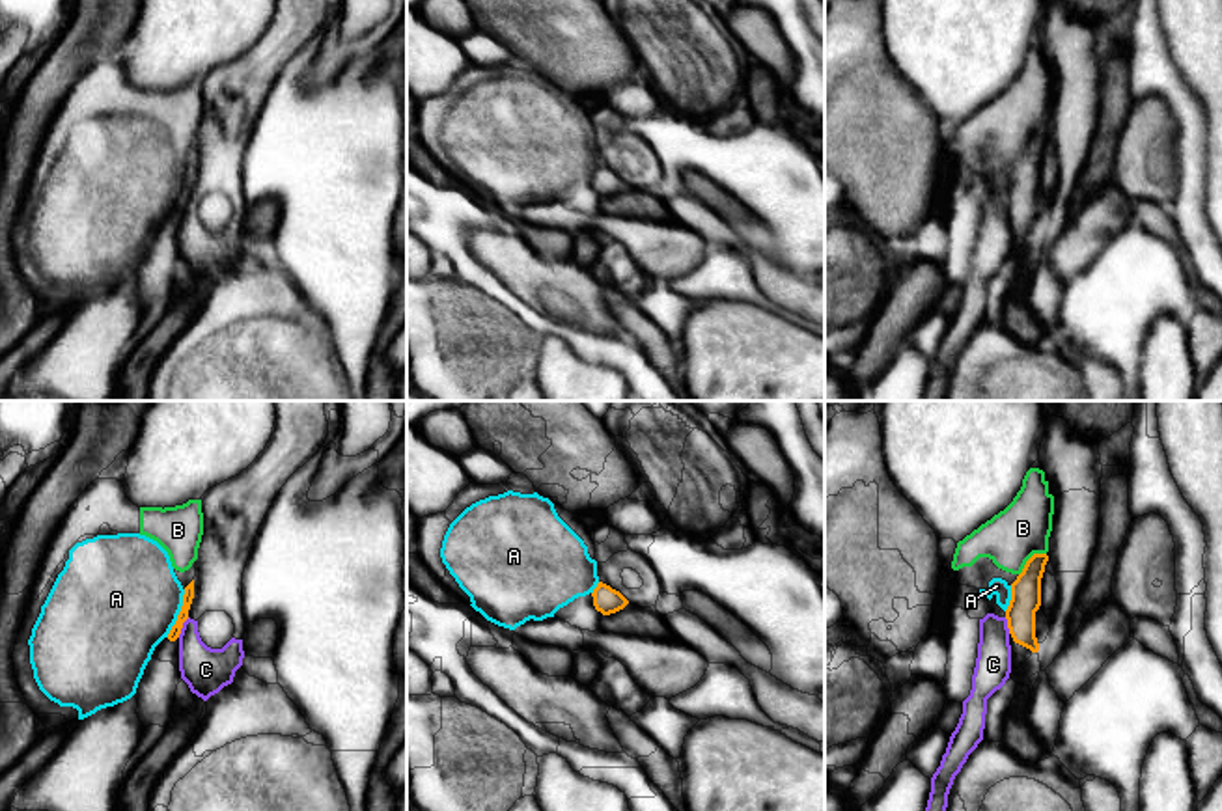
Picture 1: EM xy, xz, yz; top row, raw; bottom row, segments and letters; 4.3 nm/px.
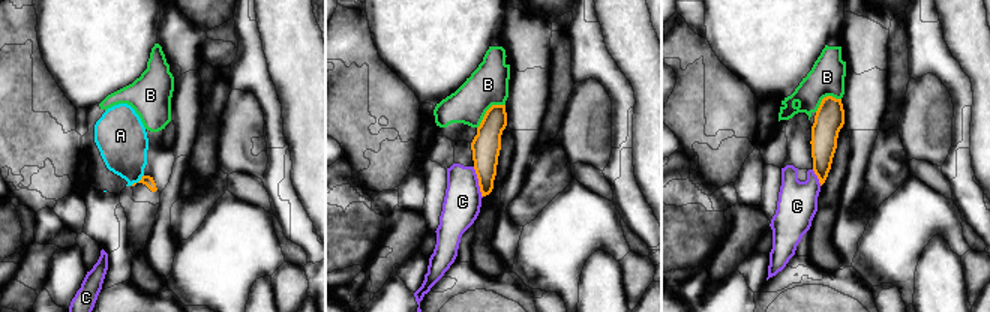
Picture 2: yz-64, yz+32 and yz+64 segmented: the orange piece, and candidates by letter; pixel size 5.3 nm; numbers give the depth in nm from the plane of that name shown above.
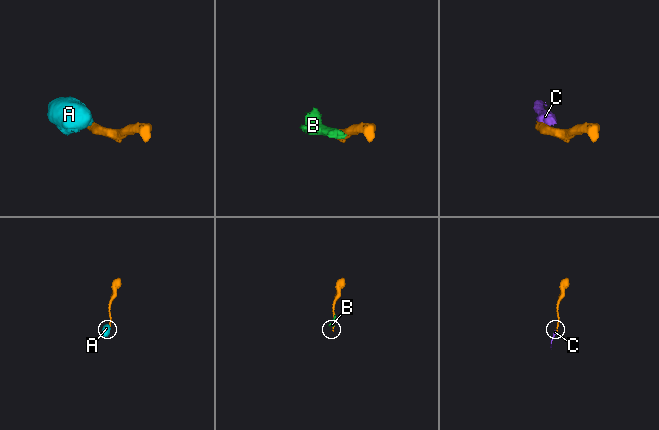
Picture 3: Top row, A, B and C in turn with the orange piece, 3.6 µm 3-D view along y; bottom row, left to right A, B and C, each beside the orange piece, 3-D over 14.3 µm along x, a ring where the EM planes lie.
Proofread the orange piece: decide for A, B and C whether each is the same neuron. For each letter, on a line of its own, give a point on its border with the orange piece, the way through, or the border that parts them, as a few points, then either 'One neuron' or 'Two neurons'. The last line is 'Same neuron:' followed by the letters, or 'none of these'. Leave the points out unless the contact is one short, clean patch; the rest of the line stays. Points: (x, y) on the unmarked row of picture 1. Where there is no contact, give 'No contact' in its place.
A: Touches orange at xy (180, 196). Boundary: xy (185, 172), (181, 192), (166, 219). Two neurons
B: Touches orange at yz (1028, 142). Two neurons
C: Touches orange at xy (181, 209). Boundary: xy (189, 200), (178, 219). Two neurons
Same neuron: none of these

